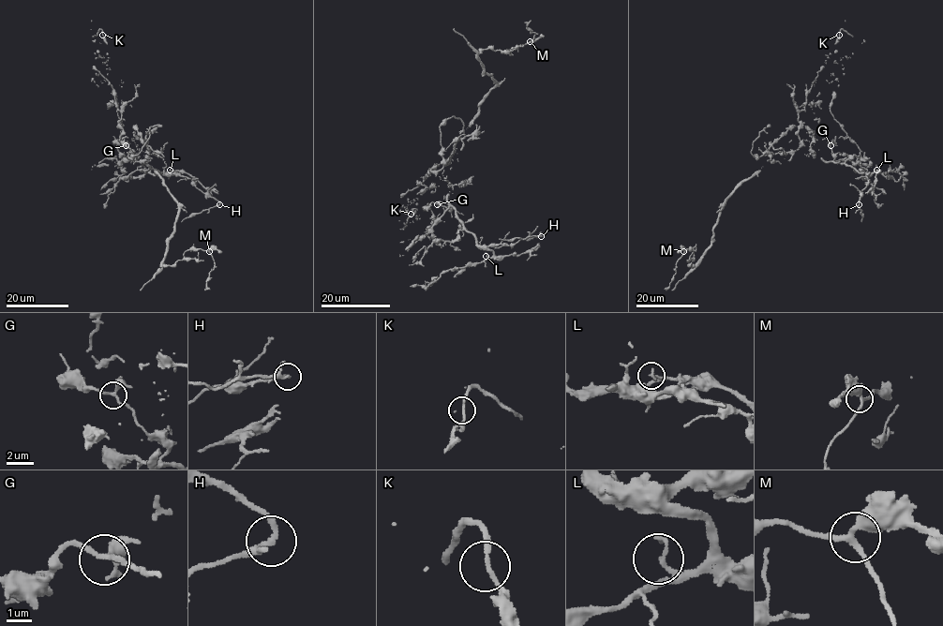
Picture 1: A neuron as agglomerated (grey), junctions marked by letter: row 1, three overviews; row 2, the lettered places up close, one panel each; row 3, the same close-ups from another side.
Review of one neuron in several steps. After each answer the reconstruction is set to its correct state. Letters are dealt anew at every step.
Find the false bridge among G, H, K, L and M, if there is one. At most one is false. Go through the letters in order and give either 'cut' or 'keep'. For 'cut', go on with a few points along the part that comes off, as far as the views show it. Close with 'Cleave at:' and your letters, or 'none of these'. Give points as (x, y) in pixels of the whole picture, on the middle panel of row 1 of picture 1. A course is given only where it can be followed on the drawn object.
G: keep
H: keep
K: keep
L: keep
M: keep
Cleave at: none of these

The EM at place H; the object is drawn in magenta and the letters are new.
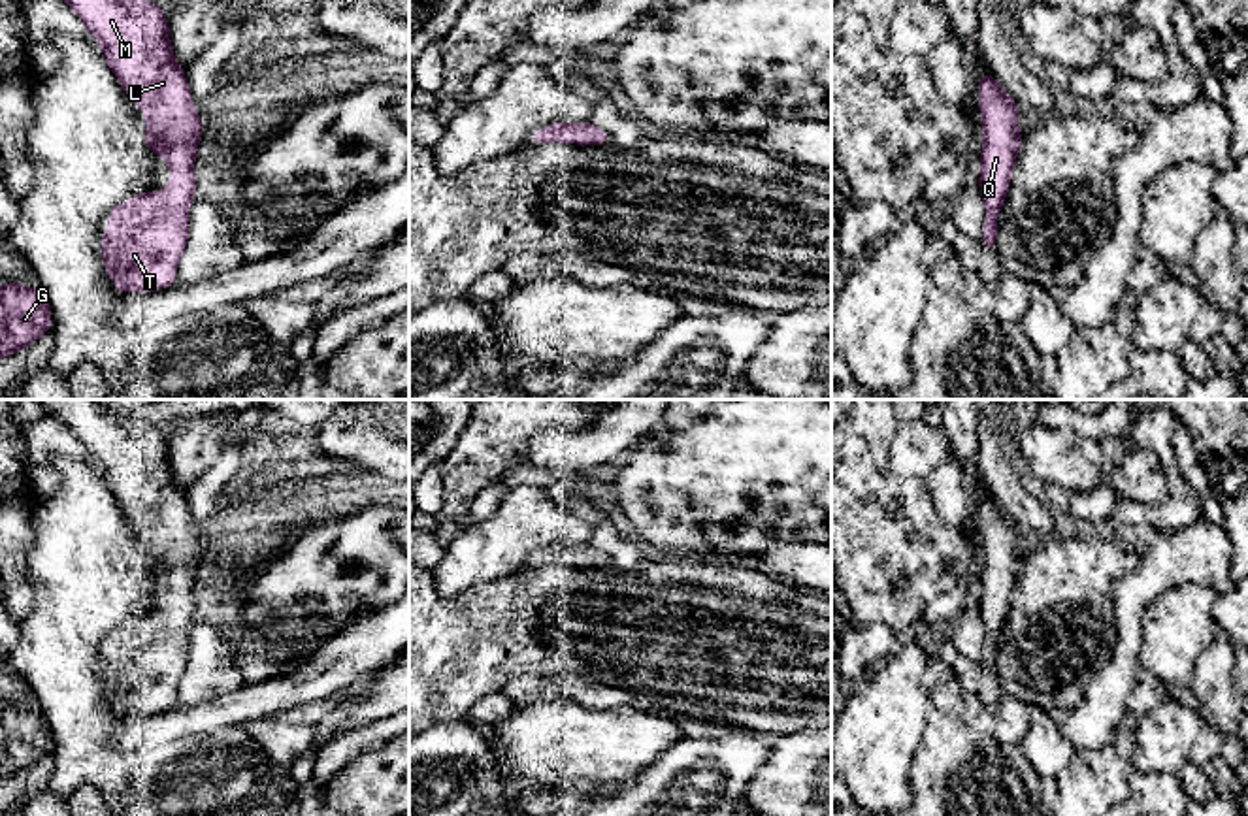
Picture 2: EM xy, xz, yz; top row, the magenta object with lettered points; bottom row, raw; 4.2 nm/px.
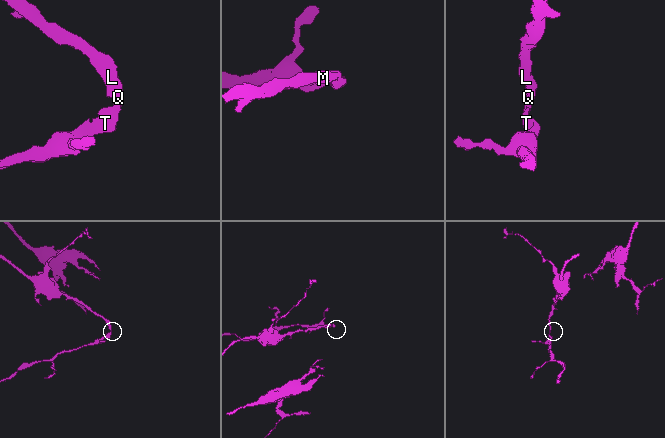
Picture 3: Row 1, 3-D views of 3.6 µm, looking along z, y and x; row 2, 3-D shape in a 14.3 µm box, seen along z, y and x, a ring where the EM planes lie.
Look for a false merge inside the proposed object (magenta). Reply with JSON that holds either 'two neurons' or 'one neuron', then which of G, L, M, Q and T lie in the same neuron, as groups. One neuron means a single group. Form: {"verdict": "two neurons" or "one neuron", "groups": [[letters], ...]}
{"verdict": "one neuron", "groups": [["G", "L", "M", "Q", "T"]]}

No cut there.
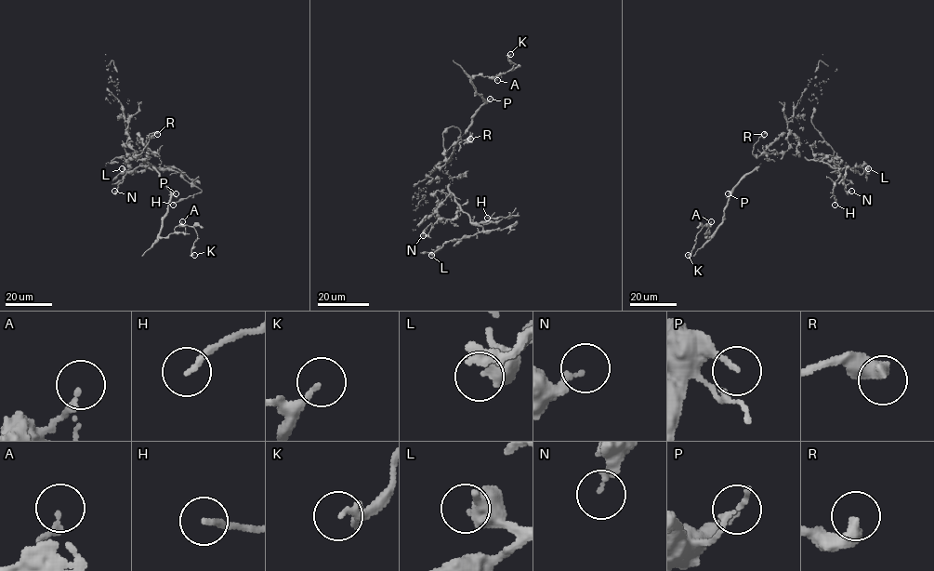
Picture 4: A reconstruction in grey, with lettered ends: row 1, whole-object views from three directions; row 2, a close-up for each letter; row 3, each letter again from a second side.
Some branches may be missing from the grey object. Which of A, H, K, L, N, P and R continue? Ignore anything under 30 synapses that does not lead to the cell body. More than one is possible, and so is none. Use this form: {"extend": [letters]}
{"extend": []}

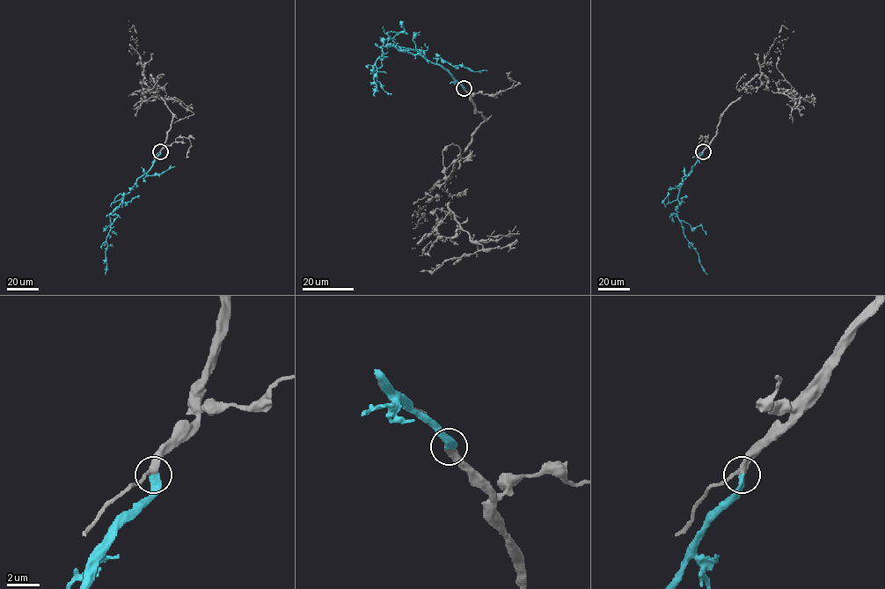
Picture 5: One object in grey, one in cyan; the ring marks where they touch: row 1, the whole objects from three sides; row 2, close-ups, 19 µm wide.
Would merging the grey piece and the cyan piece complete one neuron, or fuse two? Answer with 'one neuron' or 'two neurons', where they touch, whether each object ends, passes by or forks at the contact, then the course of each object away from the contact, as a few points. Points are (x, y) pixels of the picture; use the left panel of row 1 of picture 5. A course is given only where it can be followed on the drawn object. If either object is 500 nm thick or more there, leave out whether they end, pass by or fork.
one neuron; place (160, 151); grey passes by; cyan ends; course grey (160, 152), (172, 112), (145, 81), (153, 79), (146, 84), (151, 92), (177, 100), (193, 113), (174, 122); course cyan (160, 152), (152, 166), (136, 180), (109, 216), (106, 275)

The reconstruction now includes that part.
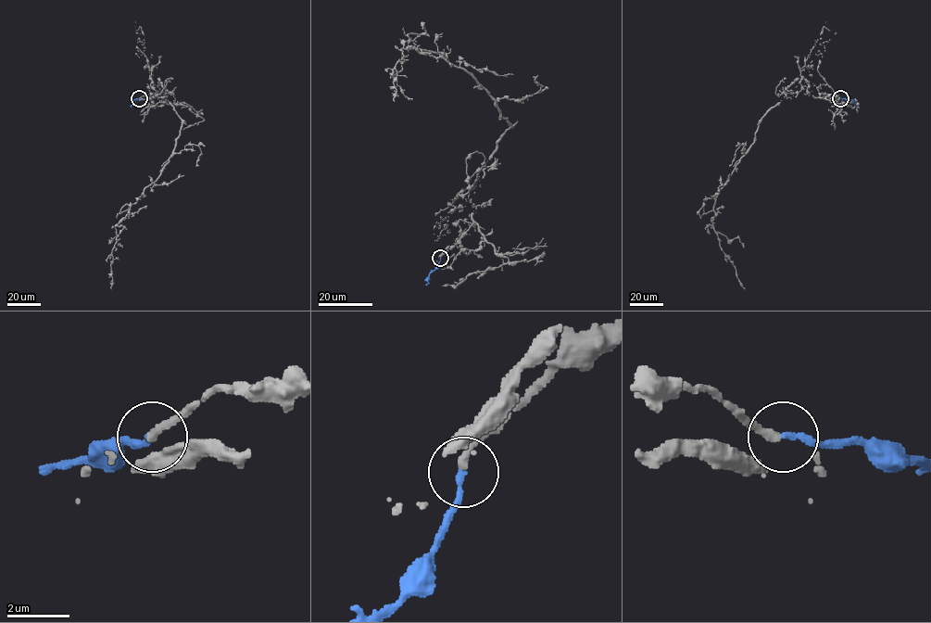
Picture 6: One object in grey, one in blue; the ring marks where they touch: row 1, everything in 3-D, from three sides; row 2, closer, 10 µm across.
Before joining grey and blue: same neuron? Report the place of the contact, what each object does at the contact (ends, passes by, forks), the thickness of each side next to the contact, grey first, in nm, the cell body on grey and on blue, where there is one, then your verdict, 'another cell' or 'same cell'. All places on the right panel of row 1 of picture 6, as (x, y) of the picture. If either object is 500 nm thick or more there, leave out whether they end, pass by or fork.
place (840, 98); grey passes by; blue ends; calibres 180 and 190 nm; soma grey none; soma blue none; same cell

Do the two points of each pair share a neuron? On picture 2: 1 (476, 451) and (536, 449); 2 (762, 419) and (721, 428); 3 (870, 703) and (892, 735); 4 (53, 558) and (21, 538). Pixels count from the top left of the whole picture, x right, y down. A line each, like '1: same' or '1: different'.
1: different
2: same
3: same
4: different

